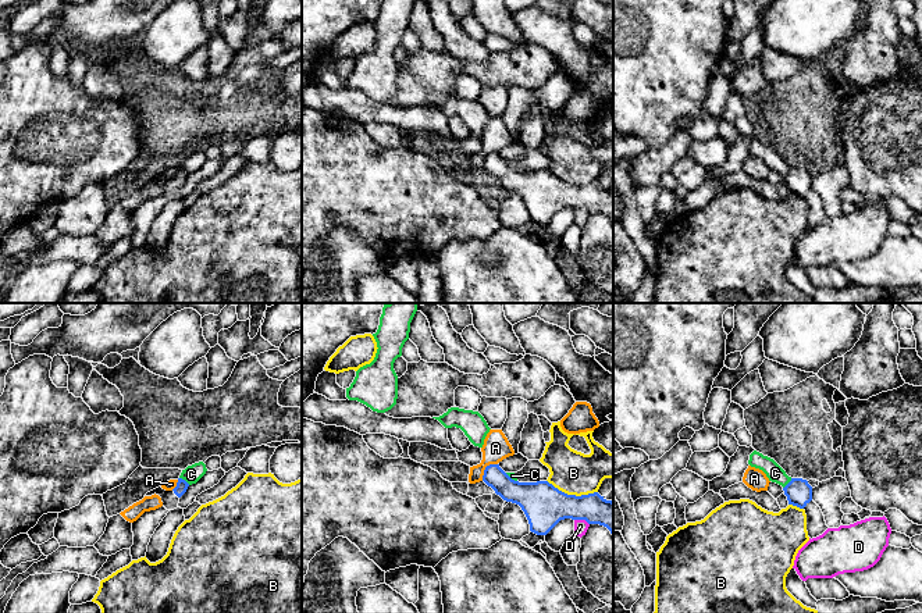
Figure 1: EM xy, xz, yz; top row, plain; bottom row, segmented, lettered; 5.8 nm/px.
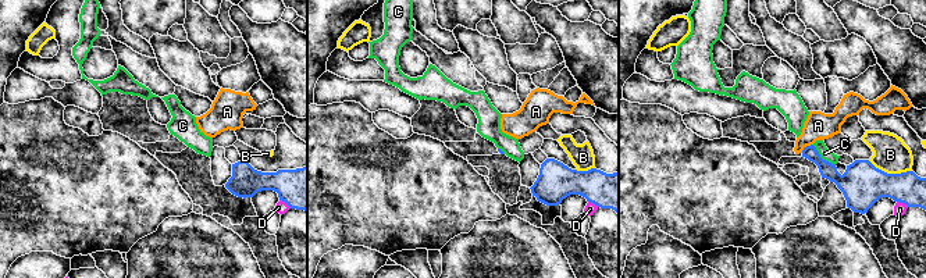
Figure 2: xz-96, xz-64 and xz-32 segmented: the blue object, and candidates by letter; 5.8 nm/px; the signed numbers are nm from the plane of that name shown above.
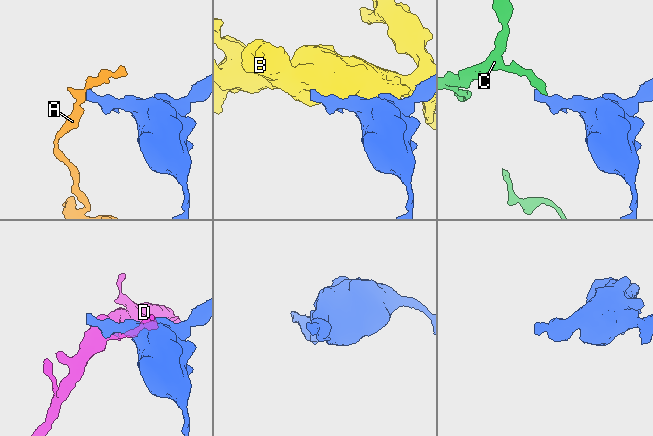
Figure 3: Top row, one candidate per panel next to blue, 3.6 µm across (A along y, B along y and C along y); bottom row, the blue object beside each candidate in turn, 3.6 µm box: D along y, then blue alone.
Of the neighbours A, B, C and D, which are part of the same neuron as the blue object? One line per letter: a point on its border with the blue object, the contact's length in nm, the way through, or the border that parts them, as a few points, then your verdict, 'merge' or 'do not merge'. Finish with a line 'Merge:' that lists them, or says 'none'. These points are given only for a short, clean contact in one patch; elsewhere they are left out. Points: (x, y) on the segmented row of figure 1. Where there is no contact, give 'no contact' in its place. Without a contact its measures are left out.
A: xz (486, 469) | 140 nm | do not merge
B: xz (572, 495) | 300 nm | do not merge
C: xy (184, 480) | 80 nm | along xy (180, 477), (189, 484) | do not merge
D: xz (581, 519) | 90 nm | do not merge
Merge: none

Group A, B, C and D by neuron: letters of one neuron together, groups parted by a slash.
A / B / C / D

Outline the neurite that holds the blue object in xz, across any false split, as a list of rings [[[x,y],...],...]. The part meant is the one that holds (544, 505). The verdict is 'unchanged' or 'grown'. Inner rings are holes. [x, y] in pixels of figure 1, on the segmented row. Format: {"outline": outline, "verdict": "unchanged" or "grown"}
{"outline": [[[499,464],[487,466],[483,481],[503,500],[520,506],[528,520],[530,531],[537,535],[547,535],[565,518],[604,525],[613,535],[613,502],[598,492],[576,496],[559,491],[548,481],[519,482]]], "verdict": "unchanged"}

